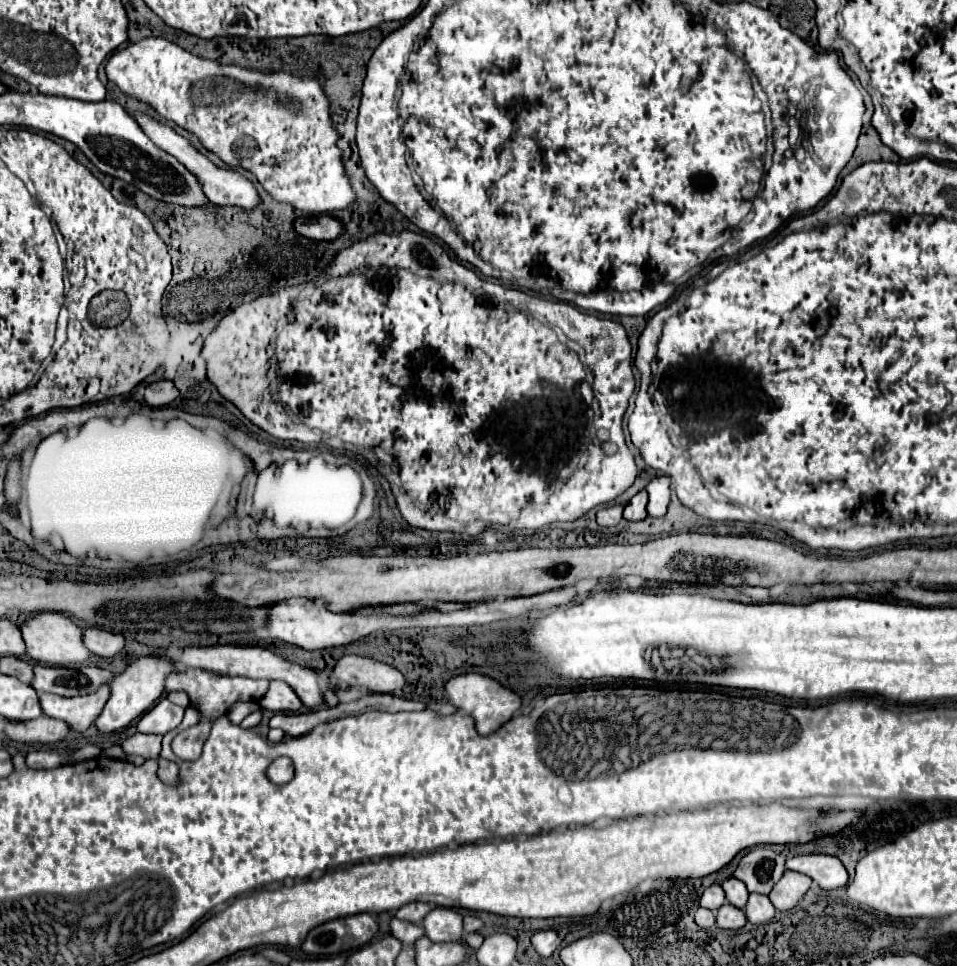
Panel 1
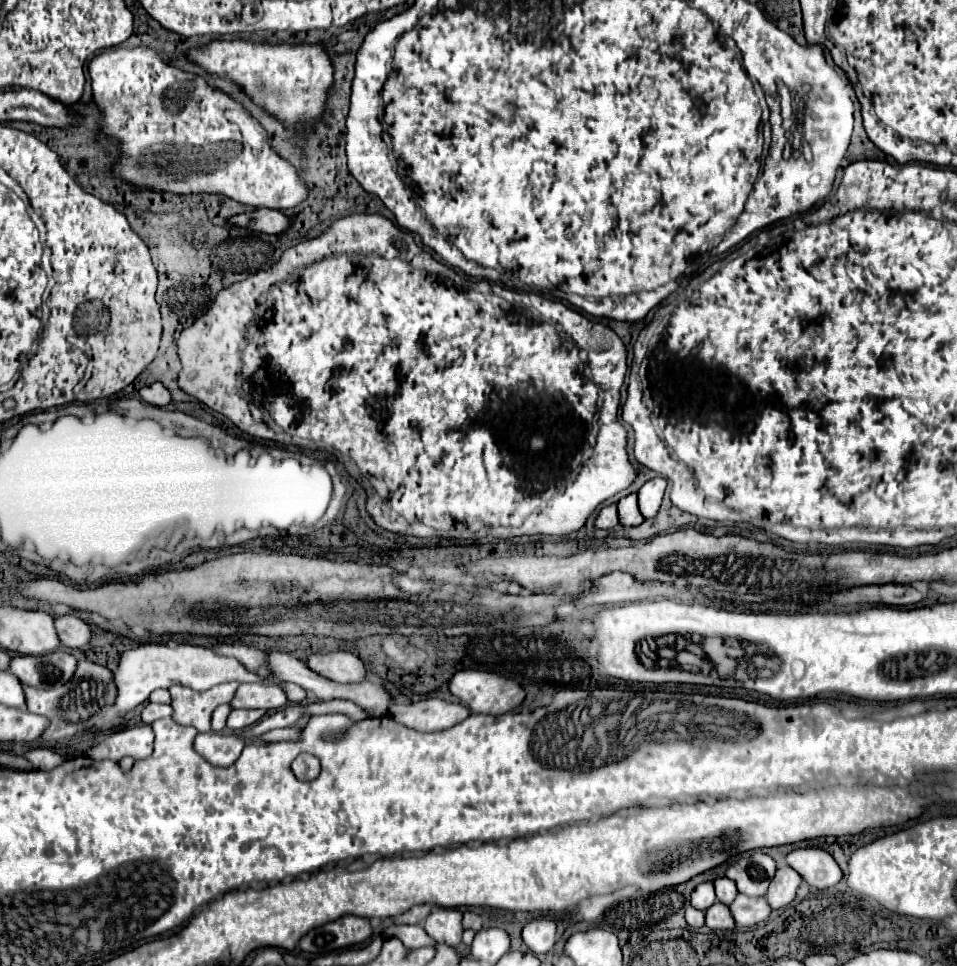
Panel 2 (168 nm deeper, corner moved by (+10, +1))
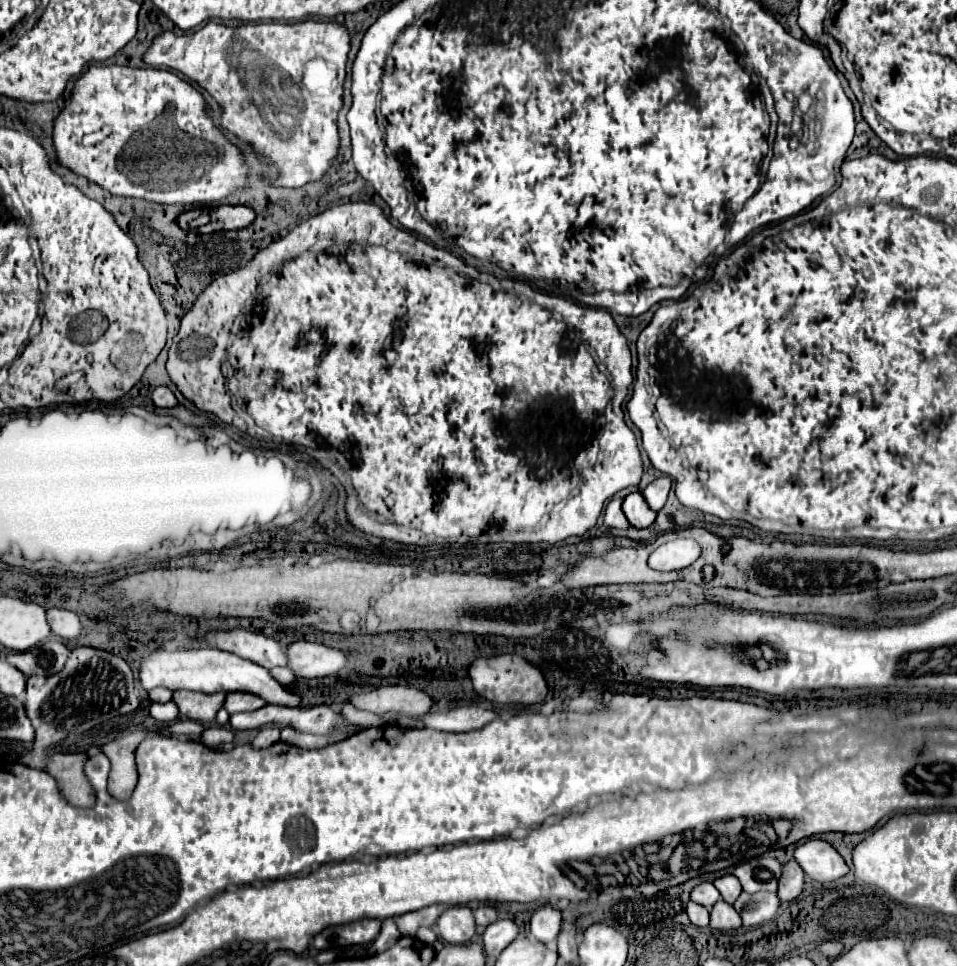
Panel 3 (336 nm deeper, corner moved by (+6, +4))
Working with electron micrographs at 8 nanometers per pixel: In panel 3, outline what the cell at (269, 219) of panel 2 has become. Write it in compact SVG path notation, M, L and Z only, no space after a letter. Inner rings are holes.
M220 205L210 211L210 223L198 227L200 233L212 233L212 231L234 231L248 227L256 219L256 213L248 207L232 207L232 205Z

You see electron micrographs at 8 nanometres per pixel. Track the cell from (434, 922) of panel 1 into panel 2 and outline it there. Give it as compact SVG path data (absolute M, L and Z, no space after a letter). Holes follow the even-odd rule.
M432 908L430 916L424 920L426 934L436 940L438 944L446 946L458 946L462 936L462 912L454 908Z

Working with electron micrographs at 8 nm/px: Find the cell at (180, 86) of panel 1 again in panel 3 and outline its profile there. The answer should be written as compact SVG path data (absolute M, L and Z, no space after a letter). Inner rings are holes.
M92 65L74 83L72 93L70 93L70 101L58 113L58 117L54 119L52 145L54 145L54 151L56 151L56 161L62 167L74 171L80 177L86 177L90 183L96 183L104 191L110 191L112 195L120 195L120 197L136 197L136 199L146 199L146 201L152 201L152 203L192 203L192 205L194 203L204 203L204 205L208 205L208 203L216 203L216 201L224 199L226 195L232 195L236 189L246 185L246 167L242 165L242 153L238 151L236 145L232 145L230 141L224 139L218 125L206 115L202 95L190 83L186 83L184 79L180 79L178 75L174 75L170 71L134 69L134 67L120 67L120 65L110 65L110 67Z

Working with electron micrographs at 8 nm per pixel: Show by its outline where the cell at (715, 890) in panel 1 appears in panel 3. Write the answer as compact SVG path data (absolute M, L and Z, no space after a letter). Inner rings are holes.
M700 883L700 885L696 885L696 887L692 889L690 899L692 899L694 903L704 905L706 909L712 909L714 903L720 899L720 893L718 893L718 889L716 889L712 883Z

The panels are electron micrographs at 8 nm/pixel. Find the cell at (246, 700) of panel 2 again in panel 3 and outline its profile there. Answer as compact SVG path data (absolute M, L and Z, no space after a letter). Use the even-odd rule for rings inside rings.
M234 691L234 693L226 693L226 699L224 699L224 709L232 715L232 713L242 713L242 711L254 711L254 709L260 709L264 707L266 701L260 699L258 695L252 695L252 693L240 693L240 691Z

